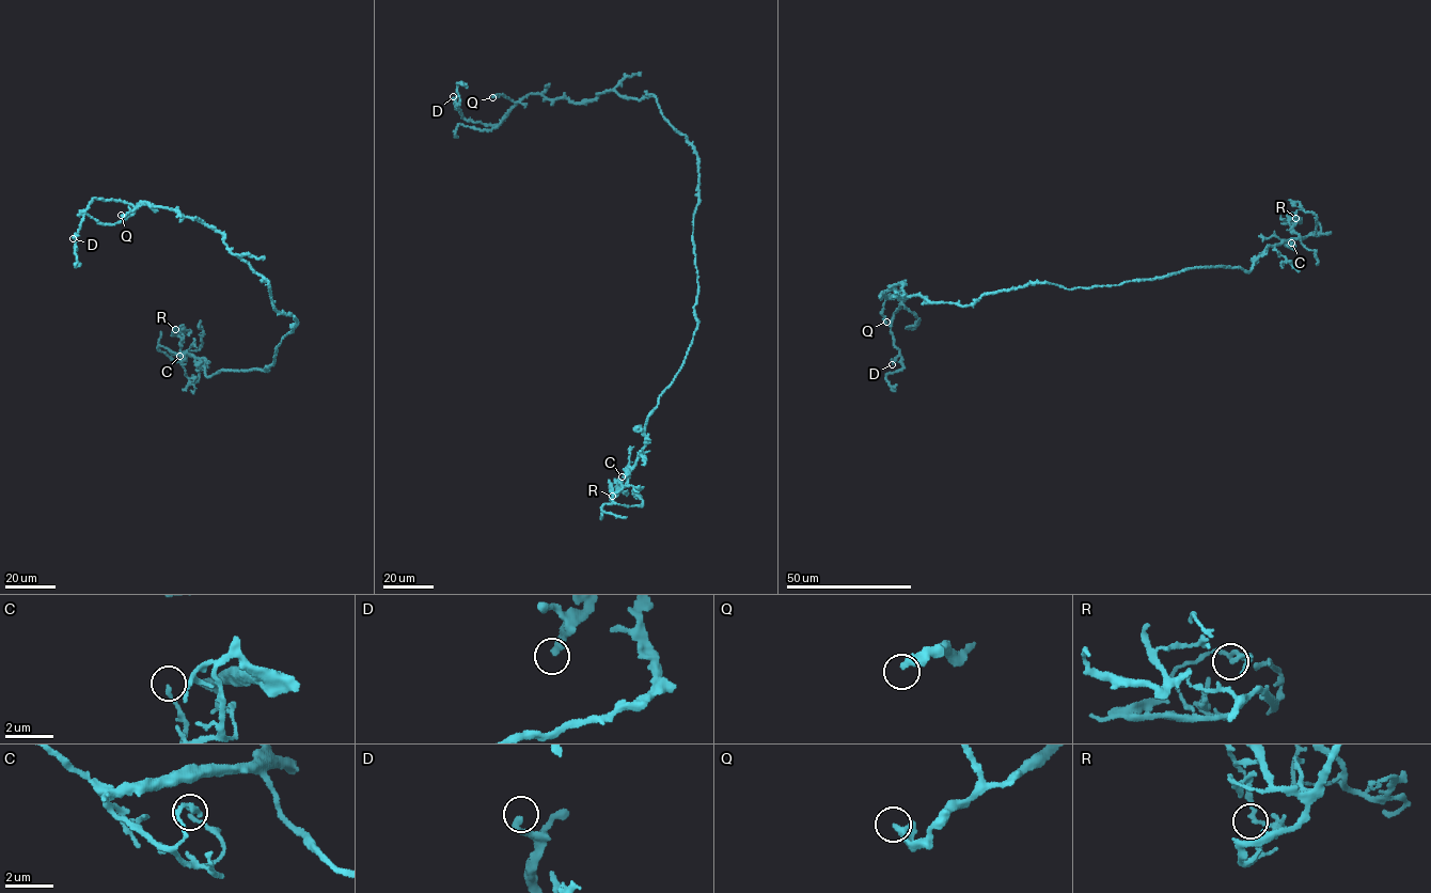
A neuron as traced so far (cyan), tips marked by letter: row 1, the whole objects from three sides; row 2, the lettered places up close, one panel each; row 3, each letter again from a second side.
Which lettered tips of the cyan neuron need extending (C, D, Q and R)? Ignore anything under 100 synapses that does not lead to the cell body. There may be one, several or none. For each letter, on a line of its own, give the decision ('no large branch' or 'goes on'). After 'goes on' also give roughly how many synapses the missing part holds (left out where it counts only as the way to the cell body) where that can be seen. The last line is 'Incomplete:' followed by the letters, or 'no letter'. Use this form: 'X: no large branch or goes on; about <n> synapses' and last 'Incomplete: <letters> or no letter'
C: no large branch
D: no large branch
Q: no large branch
R: no large branch
Incomplete: no letter

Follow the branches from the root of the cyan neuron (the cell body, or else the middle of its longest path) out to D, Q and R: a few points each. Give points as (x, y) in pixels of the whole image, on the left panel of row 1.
D: (295, 326), (291, 313), (274, 309), (268, 281), (230, 250), (224, 235), (173, 209), (94, 198), (73, 238)
Q: (295, 326), (291, 313), (274, 309), (268, 281), (230, 250), (224, 235), (173, 209), (140, 205), (121, 215)
R: (295, 326), (278, 345), (267, 372), (221, 370), (208, 377), (204, 359), (182, 354), (183, 340), (175, 329)

